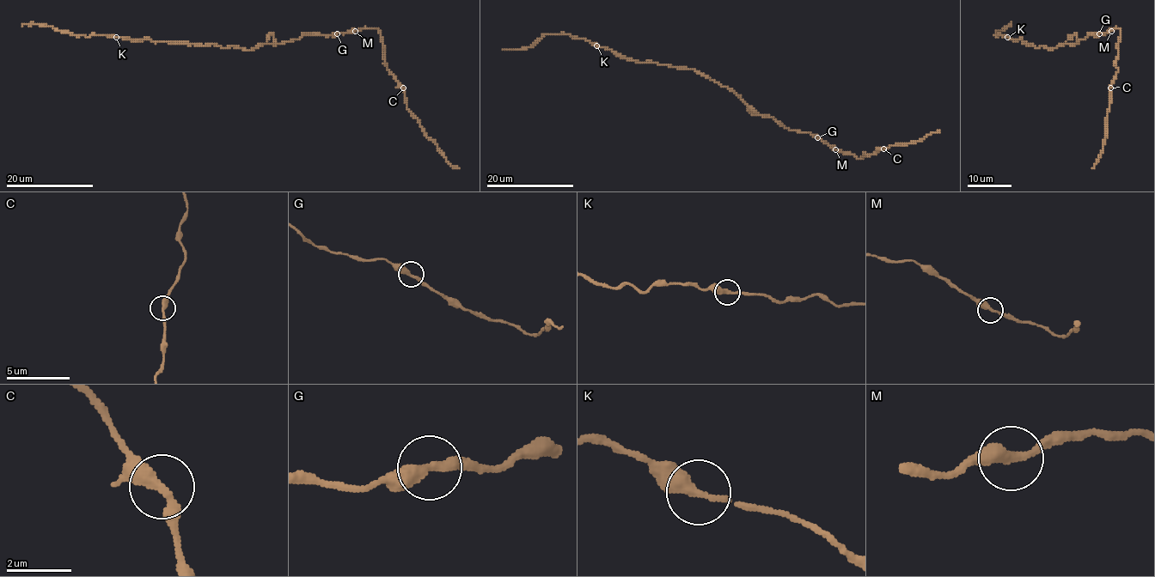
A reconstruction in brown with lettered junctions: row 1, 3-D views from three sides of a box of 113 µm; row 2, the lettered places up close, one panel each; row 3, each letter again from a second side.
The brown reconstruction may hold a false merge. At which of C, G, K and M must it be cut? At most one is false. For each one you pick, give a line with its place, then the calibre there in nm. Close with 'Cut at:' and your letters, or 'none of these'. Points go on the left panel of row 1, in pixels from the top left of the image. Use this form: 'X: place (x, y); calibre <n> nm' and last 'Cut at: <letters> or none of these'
Cut at: none of these

